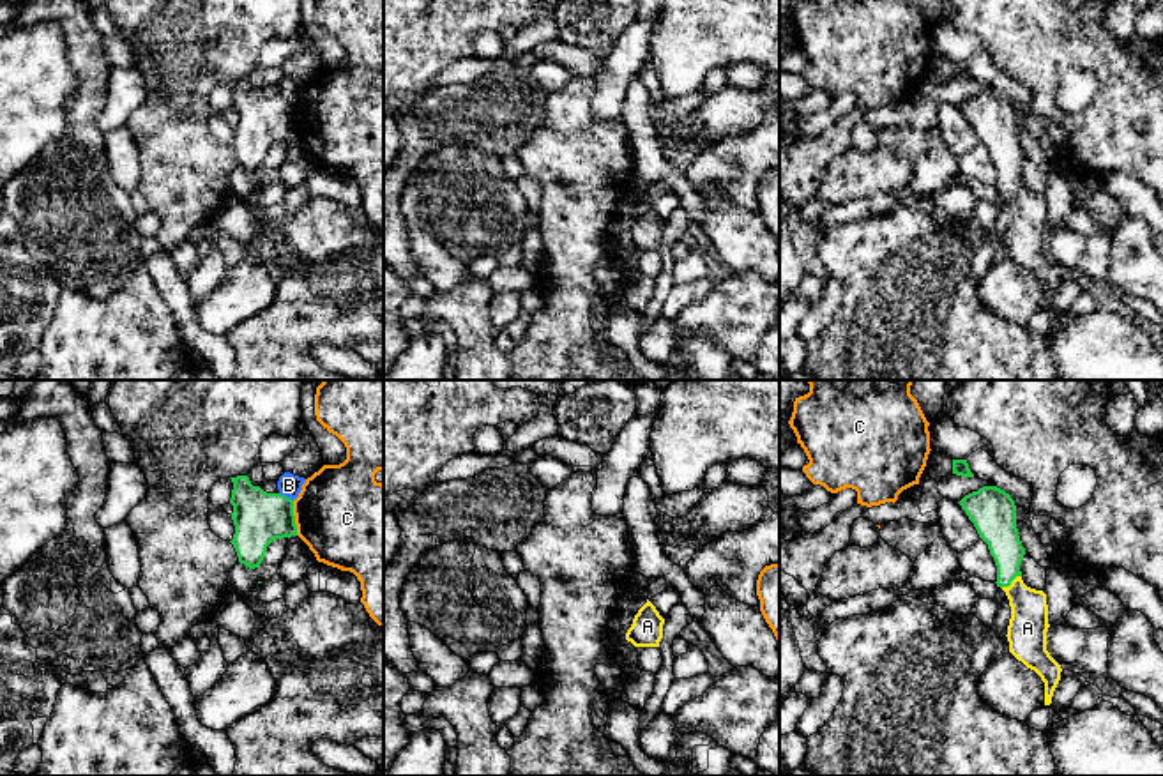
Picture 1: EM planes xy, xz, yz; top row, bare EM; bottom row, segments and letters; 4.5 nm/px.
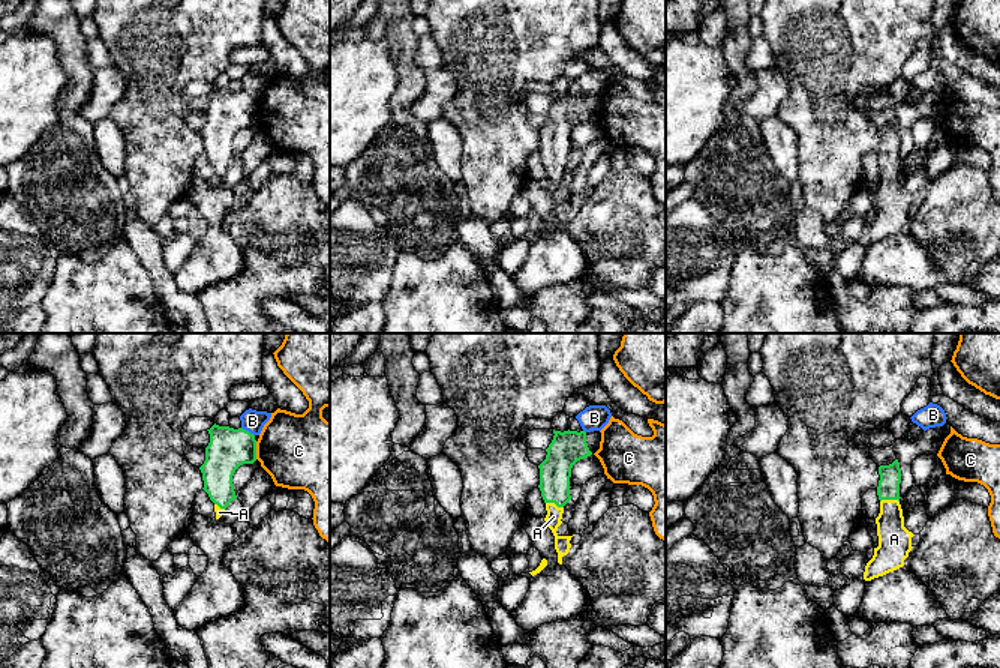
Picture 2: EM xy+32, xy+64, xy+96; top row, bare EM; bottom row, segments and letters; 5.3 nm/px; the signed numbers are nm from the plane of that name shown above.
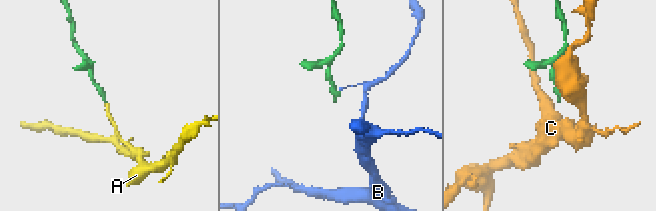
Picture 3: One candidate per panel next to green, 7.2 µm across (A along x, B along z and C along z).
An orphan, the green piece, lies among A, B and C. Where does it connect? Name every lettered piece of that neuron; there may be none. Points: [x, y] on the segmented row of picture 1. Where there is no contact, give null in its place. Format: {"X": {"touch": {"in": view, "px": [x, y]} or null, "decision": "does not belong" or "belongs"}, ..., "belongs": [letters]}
{"A": {"touch": {"in": "yz", "px": [1010, 584]}, "decision": "belongs"}, "B": {"touch": {"in": "xy", "px": [287, 497]}, "decision": "does not belong"}, "C": {"touch": {"in": "xy", "px": [294, 518]}, "decision": "does not belong"}, "belongs": ["A"]}

